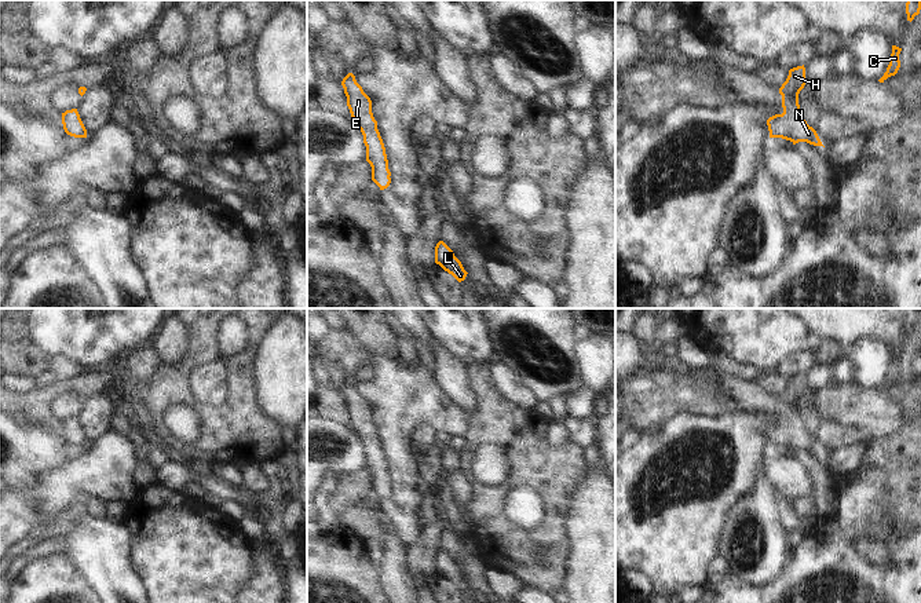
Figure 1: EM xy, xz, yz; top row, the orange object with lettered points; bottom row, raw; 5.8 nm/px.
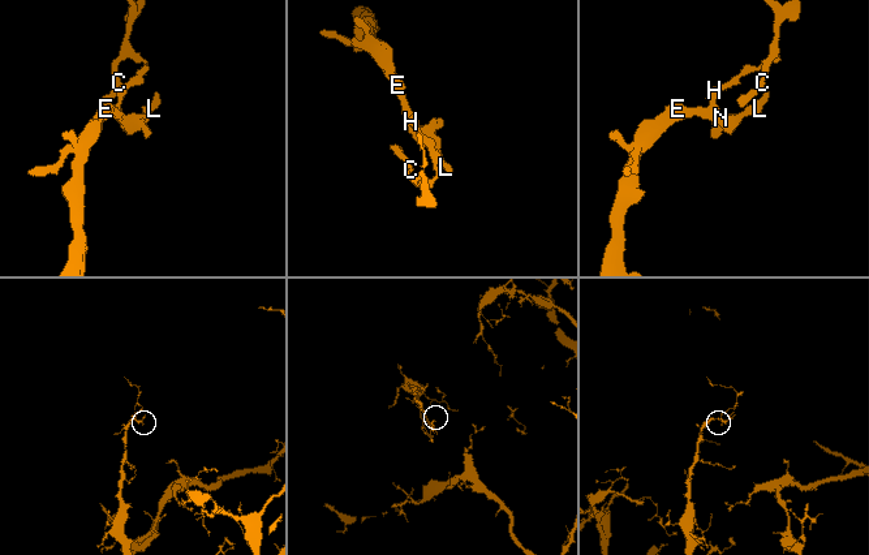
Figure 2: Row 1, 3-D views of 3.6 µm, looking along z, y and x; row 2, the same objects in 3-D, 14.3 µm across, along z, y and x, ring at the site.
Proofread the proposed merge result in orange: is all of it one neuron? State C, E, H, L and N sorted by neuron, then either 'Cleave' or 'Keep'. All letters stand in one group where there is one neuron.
Groups: C E H L N. Keep

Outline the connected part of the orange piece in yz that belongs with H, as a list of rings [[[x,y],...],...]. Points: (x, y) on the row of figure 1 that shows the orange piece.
[[[804,65],[789,70],[786,81],[779,88],[783,113],[767,120],[770,138],[782,138],[793,145],[807,142],[814,146],[823,146],[816,131],[807,124],[800,110],[798,94],[805,83]]]

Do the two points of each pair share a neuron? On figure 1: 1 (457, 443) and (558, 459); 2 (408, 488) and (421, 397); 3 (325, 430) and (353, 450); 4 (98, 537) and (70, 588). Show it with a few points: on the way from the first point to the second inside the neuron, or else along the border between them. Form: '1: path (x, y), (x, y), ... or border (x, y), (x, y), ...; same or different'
1: border (464, 435), (464, 449), (460, 453); different
2: path (402, 466), (401, 419); same
3: path (332, 437), (340, 438), (347, 443); same
4: border (61, 552), (91, 588); different

